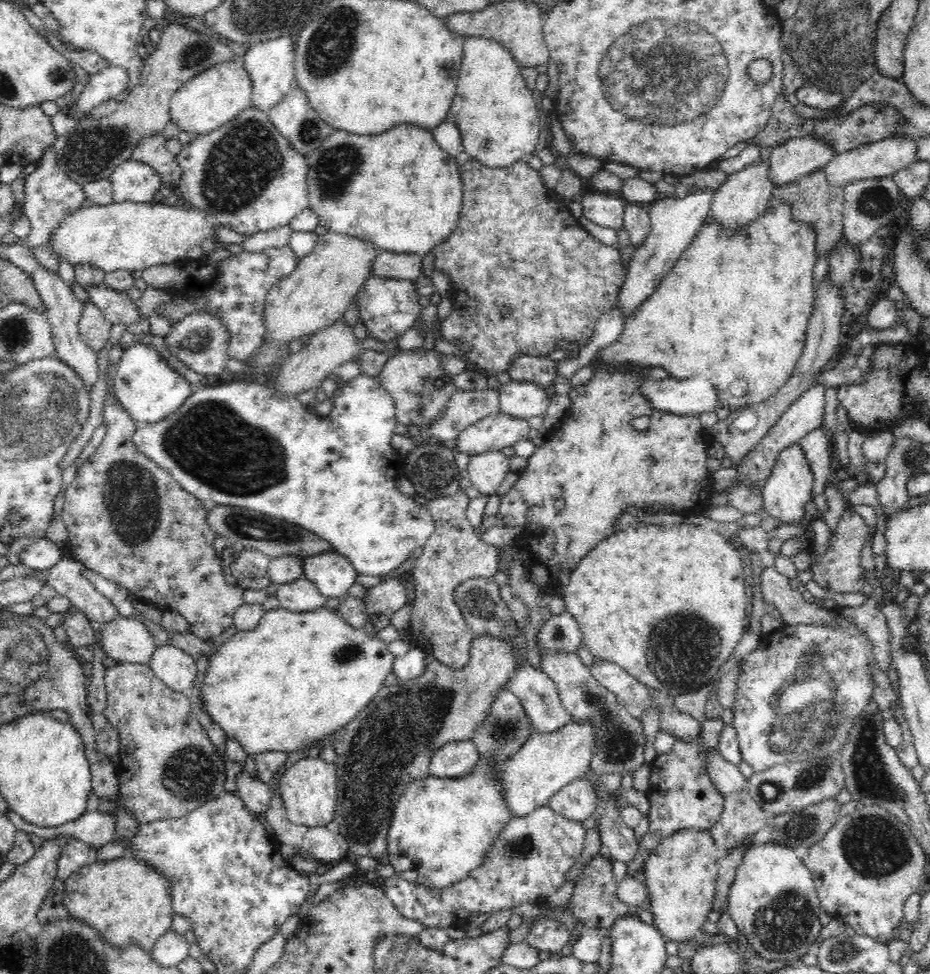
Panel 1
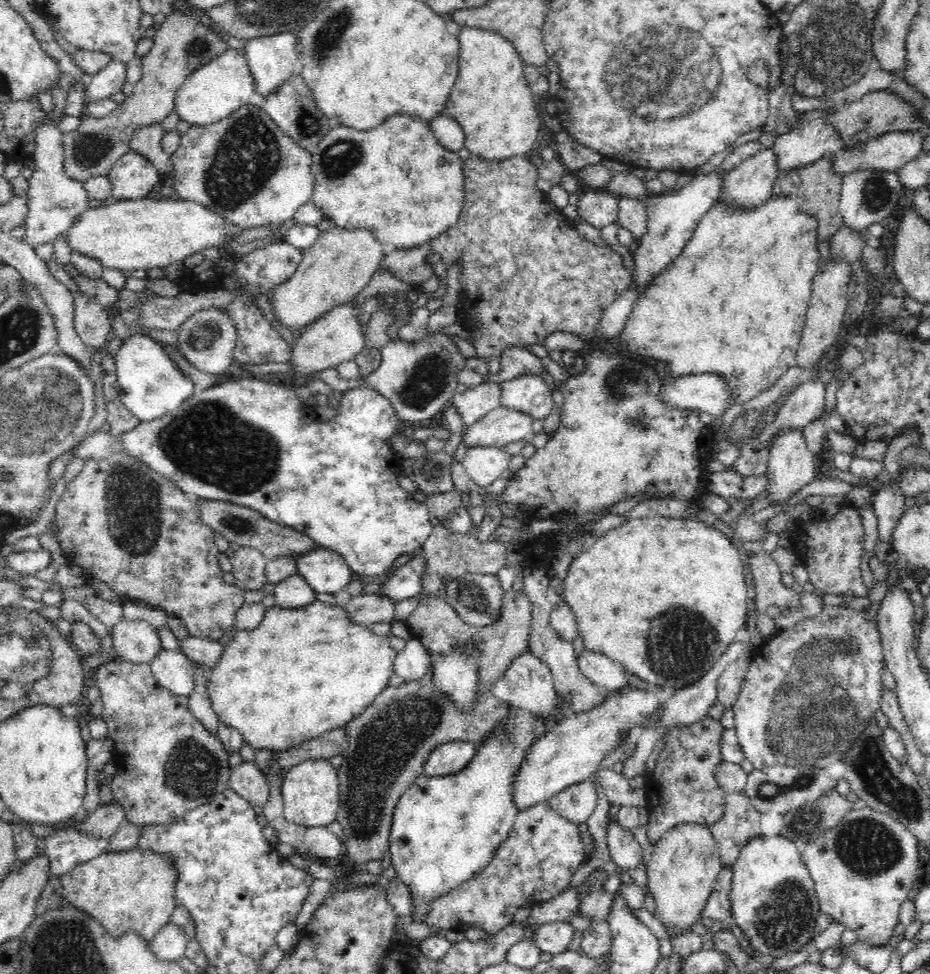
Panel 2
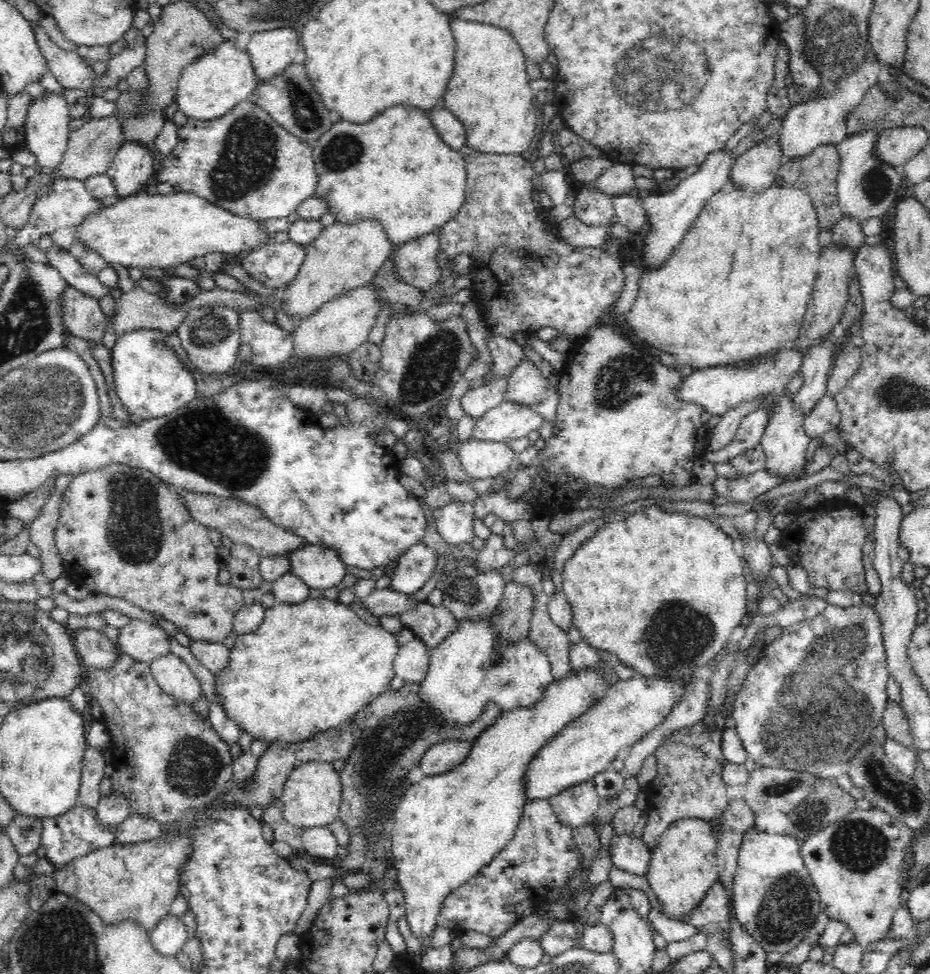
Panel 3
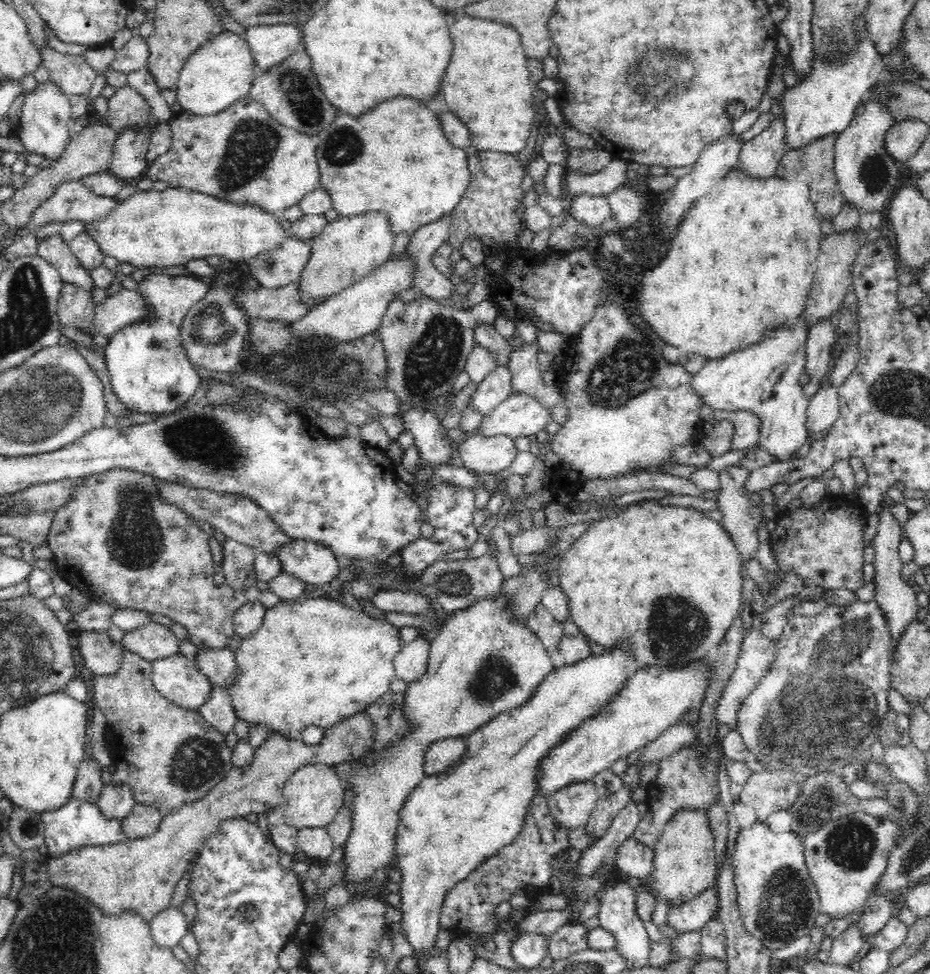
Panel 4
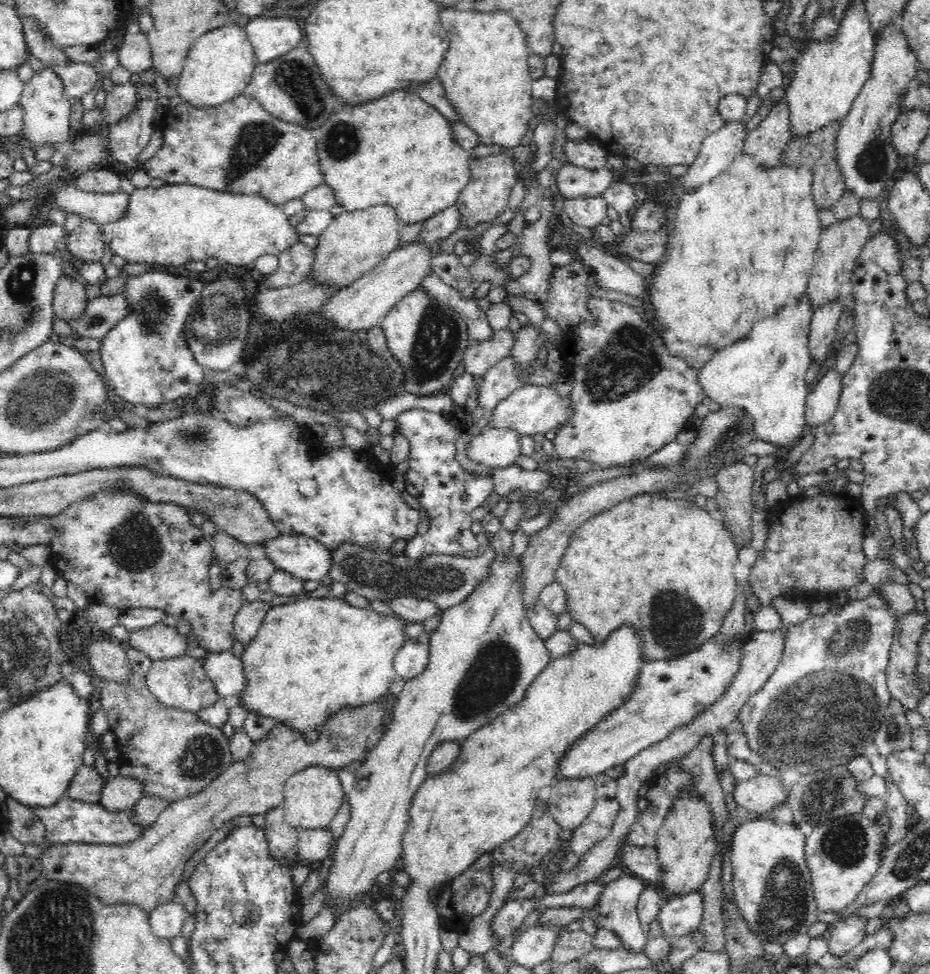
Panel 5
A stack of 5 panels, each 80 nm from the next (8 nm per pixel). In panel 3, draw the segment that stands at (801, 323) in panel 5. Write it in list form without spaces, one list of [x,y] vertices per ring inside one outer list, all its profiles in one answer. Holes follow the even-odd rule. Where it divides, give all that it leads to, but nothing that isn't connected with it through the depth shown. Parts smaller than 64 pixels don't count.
[[[796,344],[775,349],[770,355],[763,355],[753,362],[698,369],[691,376],[684,377],[679,397],[686,402],[696,402],[711,415],[721,417],[743,402],[762,401],[757,408],[769,414],[769,422],[760,441],[767,456],[766,468],[788,478],[798,474],[806,464],[806,448],[811,441],[804,427],[804,413],[796,403],[796,394],[785,393],[788,384],[801,372],[804,356],[800,344]]]

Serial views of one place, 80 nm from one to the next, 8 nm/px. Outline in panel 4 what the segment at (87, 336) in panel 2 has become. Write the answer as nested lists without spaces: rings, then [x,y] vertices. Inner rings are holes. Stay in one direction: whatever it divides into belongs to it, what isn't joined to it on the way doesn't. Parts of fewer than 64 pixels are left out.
[[[64,281],[56,306],[62,324],[73,325],[81,330],[90,328],[92,310],[95,306],[90,291]]]

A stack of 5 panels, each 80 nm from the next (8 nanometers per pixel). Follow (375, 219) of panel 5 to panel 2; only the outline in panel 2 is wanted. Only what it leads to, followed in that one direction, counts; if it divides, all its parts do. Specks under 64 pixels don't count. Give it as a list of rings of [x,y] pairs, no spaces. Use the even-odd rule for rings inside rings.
[[[330,227],[322,230],[316,242],[302,252],[296,272],[271,290],[271,304],[280,324],[286,328],[304,328],[334,304],[353,300],[381,268],[384,246],[373,230],[364,227]]]

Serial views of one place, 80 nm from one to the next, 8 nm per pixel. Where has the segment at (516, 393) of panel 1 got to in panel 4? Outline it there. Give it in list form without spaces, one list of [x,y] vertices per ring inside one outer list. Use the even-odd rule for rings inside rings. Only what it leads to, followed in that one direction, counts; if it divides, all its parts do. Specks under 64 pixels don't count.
[[[523,339],[520,346],[513,347],[509,361],[512,385],[514,385],[514,392],[533,396],[552,409],[560,402],[560,386],[559,384],[546,386],[540,379],[539,352],[541,350],[538,344]]]

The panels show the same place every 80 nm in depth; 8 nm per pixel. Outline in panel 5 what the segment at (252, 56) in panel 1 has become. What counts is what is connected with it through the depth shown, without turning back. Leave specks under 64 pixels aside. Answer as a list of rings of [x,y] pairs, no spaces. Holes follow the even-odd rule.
[[[256,16],[245,26],[257,62],[270,62],[296,48],[305,38],[302,24],[289,16]]]

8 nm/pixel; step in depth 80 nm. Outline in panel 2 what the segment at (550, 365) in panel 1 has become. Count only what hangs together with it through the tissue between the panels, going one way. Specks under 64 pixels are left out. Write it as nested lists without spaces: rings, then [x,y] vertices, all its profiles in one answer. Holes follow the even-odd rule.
[[[508,346],[500,356],[498,373],[488,373],[483,376],[483,383],[504,383],[525,373],[540,375],[545,370],[539,358],[528,352],[527,348]]]

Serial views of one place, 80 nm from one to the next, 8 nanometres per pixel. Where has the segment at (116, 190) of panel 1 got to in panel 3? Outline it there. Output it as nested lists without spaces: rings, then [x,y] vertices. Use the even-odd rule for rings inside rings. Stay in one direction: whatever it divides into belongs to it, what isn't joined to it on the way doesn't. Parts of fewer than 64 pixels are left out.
[[[124,140],[107,174],[116,185],[117,194],[130,197],[142,191],[153,179],[155,156],[137,140]]]

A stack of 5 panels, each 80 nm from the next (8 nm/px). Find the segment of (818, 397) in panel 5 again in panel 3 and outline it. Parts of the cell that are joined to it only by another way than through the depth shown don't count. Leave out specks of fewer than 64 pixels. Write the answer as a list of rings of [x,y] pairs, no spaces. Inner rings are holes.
[[[826,392],[811,412],[805,416],[804,427],[810,439],[818,439],[824,433],[836,430],[840,420],[841,413],[836,398]]]

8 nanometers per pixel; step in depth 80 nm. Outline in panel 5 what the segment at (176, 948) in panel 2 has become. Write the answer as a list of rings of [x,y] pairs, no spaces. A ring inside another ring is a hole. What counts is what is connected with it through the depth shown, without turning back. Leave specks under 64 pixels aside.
[[[168,902],[160,904],[154,911],[149,912],[149,921],[154,934],[158,938],[171,940],[176,935],[180,935],[180,929],[189,913],[182,904]]]

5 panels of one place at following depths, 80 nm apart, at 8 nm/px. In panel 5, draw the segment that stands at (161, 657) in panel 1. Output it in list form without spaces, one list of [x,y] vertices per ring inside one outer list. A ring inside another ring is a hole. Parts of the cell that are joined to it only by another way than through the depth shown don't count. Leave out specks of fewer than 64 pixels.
[[[187,654],[173,659],[153,661],[150,670],[146,672],[145,681],[154,699],[158,699],[158,703],[166,708],[197,713],[214,705],[220,698],[217,688],[204,670],[203,659]]]

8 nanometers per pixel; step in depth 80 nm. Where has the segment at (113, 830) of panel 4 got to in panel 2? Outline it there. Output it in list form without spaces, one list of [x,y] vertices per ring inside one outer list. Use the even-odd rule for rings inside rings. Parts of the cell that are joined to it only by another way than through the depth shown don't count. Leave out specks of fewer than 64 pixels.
[[[81,810],[69,820],[60,820],[54,825],[41,824],[43,828],[53,828],[53,832],[44,838],[50,874],[60,878],[76,865],[108,850],[110,839],[90,836],[82,830],[88,815],[87,811]]]

